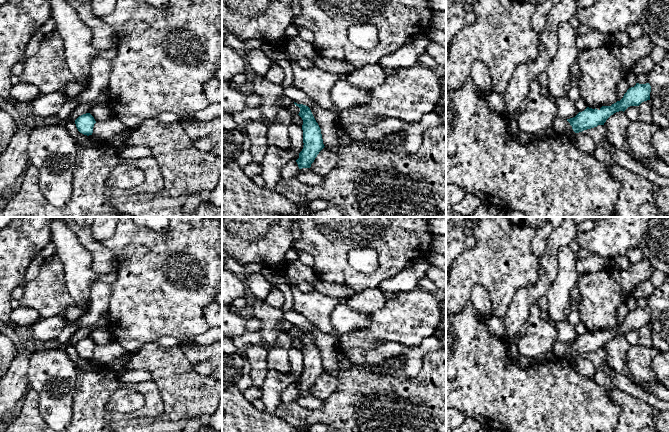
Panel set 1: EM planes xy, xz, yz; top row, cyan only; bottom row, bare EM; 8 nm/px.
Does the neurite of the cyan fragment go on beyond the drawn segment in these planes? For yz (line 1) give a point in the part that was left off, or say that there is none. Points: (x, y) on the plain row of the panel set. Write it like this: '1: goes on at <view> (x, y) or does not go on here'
1: does not go on here

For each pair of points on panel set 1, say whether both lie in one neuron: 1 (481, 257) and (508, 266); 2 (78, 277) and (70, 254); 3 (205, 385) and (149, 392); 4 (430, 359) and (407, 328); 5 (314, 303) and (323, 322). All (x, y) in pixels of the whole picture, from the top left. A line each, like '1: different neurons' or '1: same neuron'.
1: same neuron
2: same neuron
3: different neurons
4: different neurons
5: same neuron

